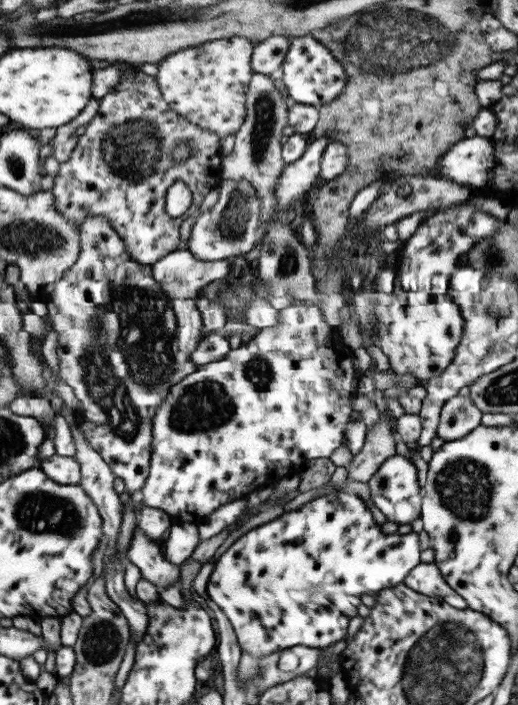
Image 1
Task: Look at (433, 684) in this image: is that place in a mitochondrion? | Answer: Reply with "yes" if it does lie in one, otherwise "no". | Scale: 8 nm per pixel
yes

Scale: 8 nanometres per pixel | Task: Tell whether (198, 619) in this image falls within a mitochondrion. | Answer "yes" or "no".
no

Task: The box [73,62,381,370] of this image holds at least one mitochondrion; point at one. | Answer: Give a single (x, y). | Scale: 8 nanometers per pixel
(133, 151)

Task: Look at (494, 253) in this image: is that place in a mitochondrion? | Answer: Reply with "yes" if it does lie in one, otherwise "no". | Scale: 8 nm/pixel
yes

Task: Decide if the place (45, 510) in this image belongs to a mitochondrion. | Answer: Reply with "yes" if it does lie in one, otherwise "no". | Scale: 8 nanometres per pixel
yes

